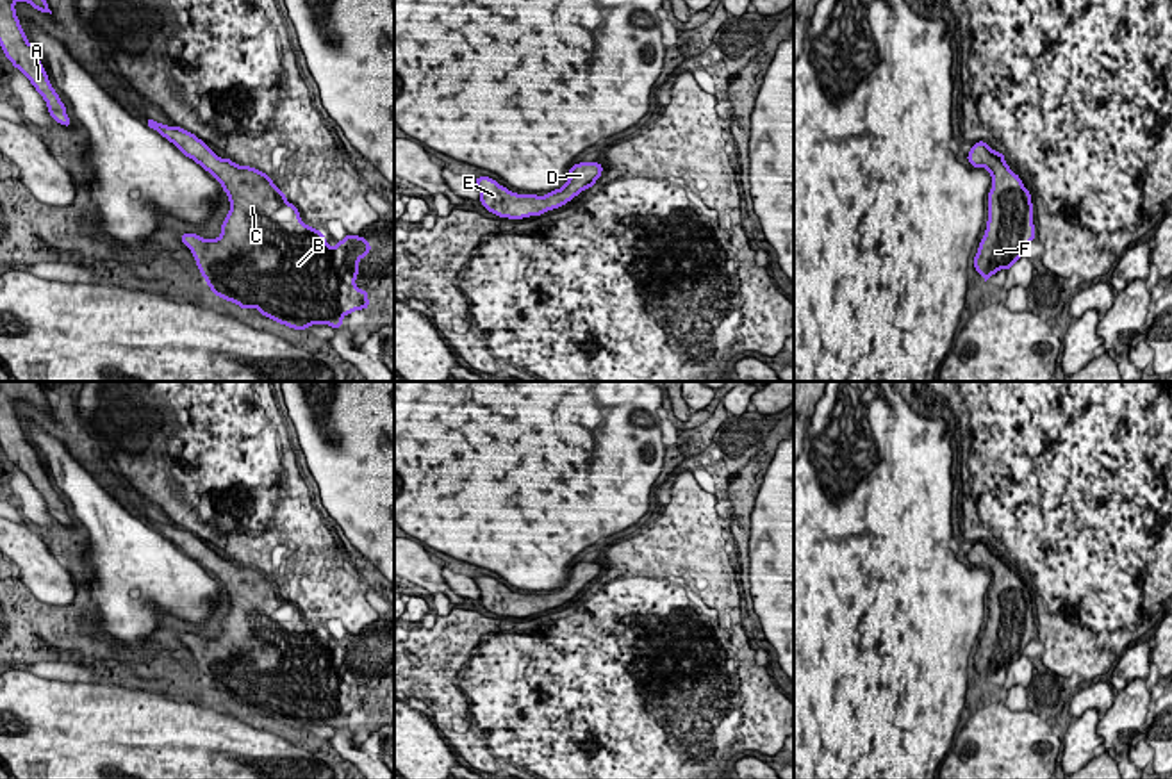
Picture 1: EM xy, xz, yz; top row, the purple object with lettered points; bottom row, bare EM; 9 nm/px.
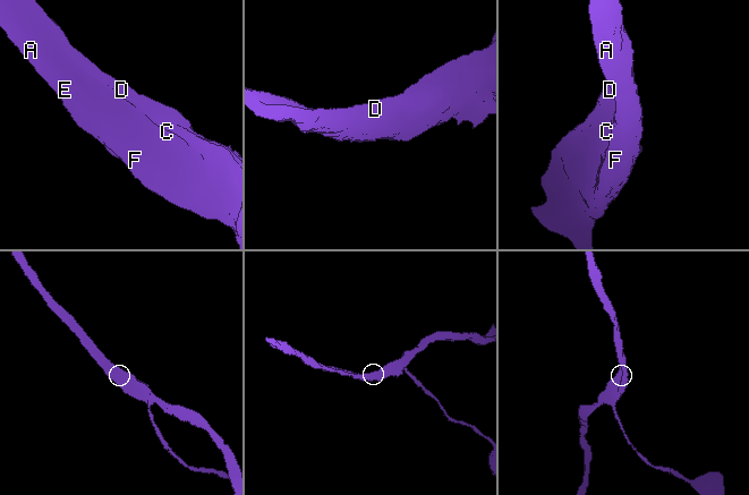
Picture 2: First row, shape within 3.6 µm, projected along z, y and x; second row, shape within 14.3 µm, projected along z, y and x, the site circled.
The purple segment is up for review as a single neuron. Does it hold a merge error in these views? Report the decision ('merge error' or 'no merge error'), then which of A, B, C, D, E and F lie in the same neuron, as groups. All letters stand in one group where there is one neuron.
no merge error | A B C D E F

